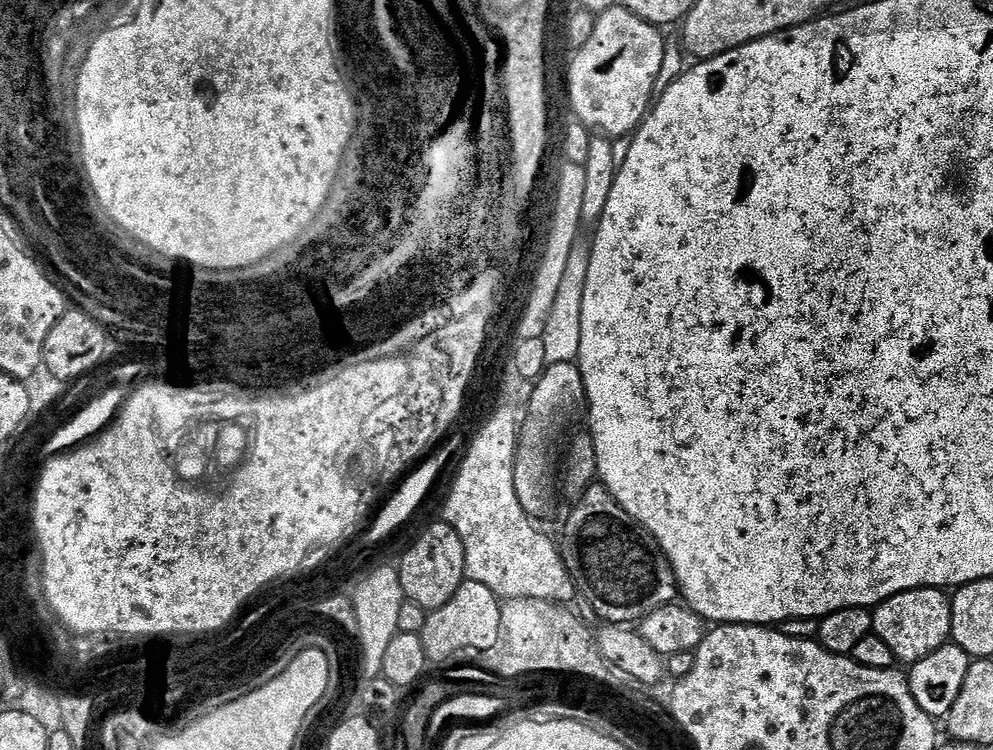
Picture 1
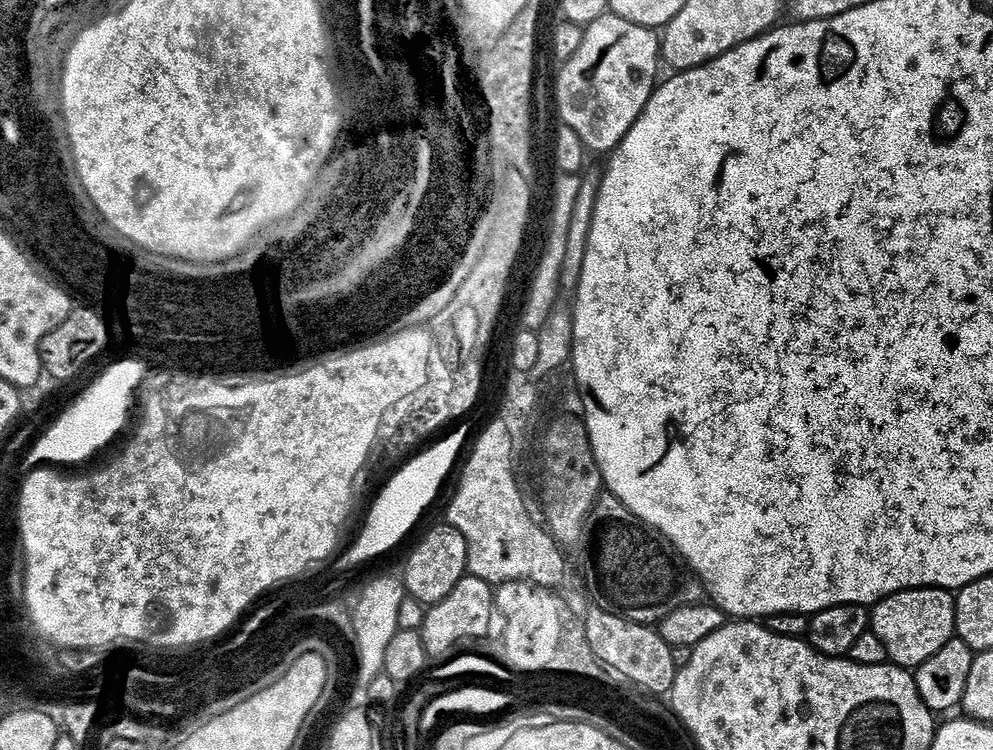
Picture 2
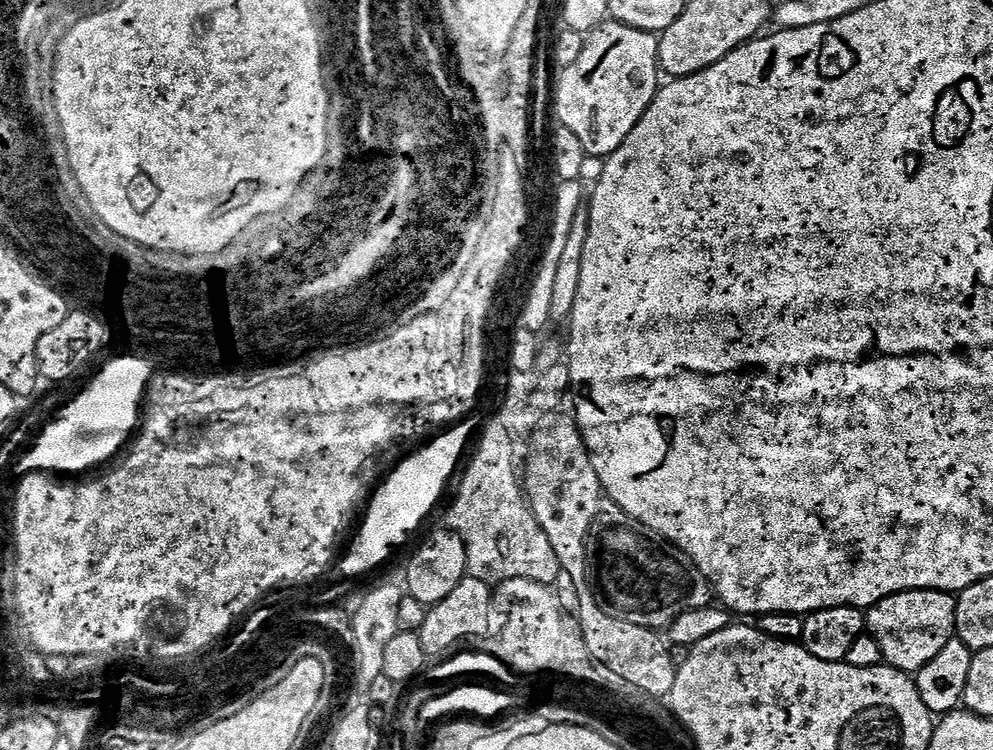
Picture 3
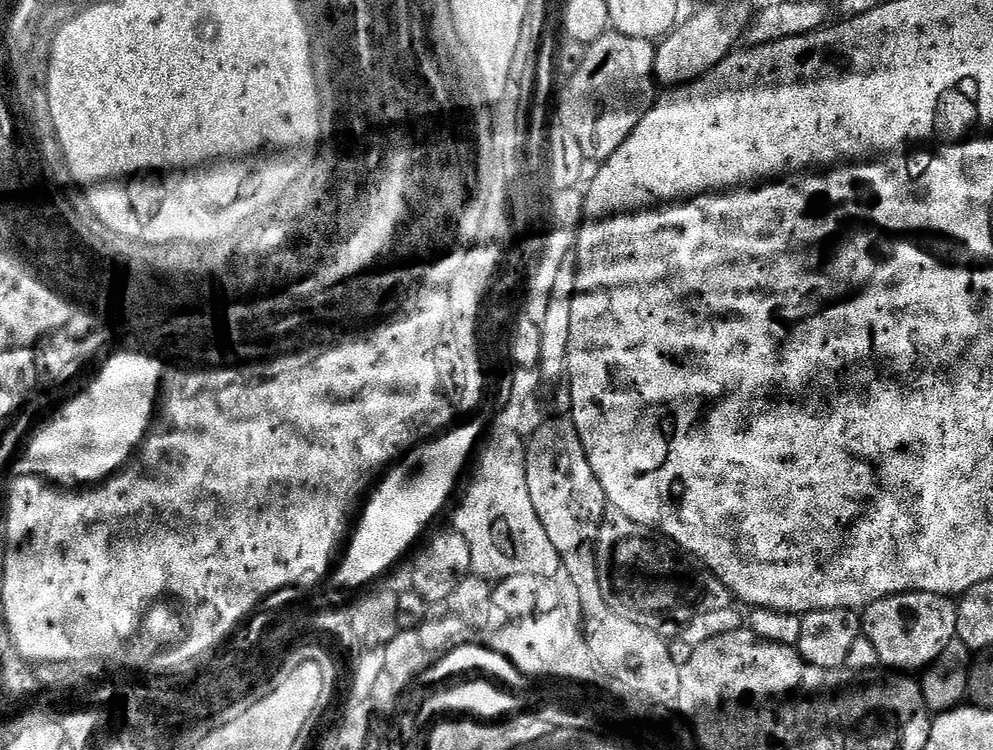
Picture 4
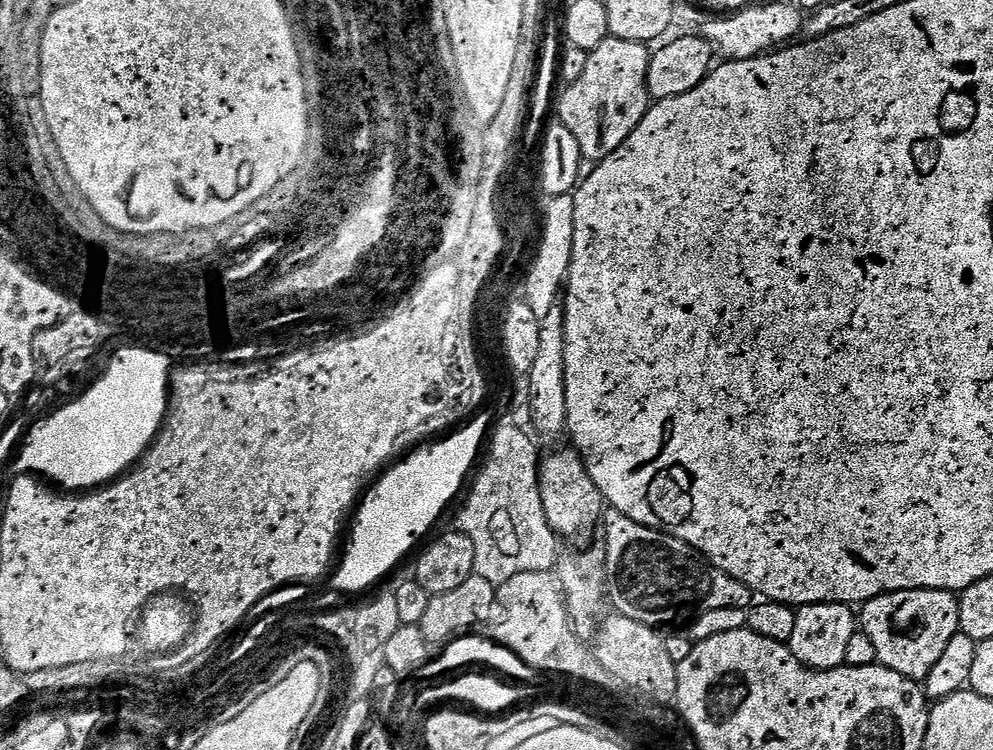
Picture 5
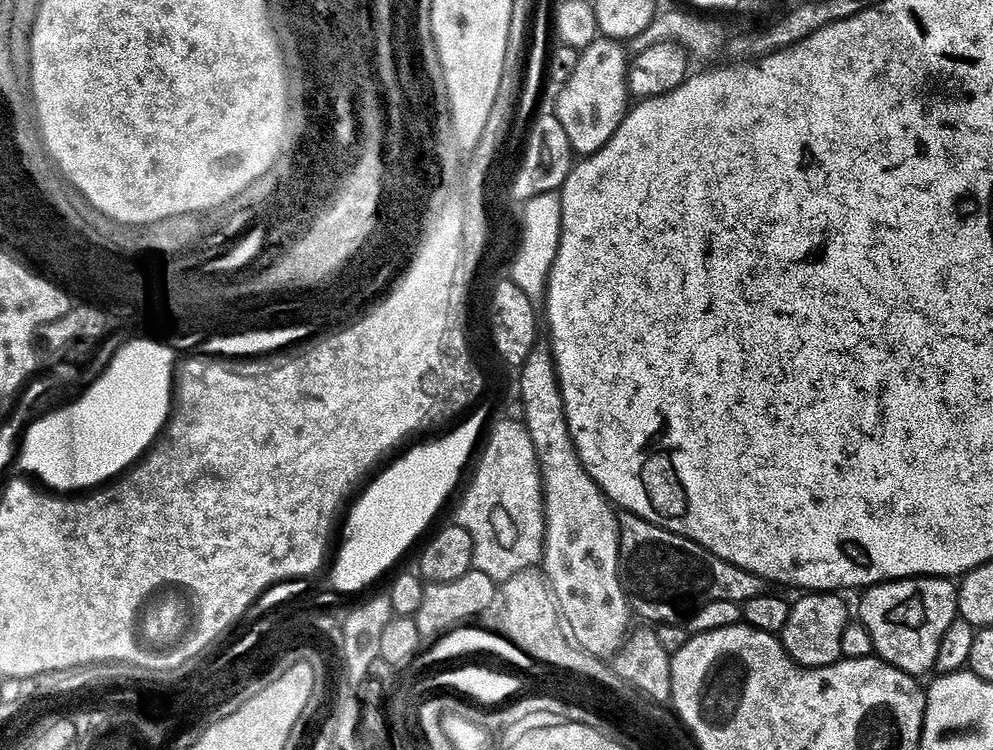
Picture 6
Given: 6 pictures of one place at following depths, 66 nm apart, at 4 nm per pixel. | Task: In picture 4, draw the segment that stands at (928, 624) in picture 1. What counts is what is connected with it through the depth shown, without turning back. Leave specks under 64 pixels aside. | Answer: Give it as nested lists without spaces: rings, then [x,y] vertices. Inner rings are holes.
[[[897,592],[895,596],[883,596],[881,600],[875,600],[873,604],[869,604],[867,608],[863,609],[864,628],[862,628],[862,634],[874,646],[874,650],[878,650],[878,658],[885,669],[899,670],[904,674],[911,673],[911,668],[924,670],[933,662],[940,659],[940,653],[947,646],[949,641],[956,636],[956,605],[957,601],[955,599],[941,596],[938,592]]]

